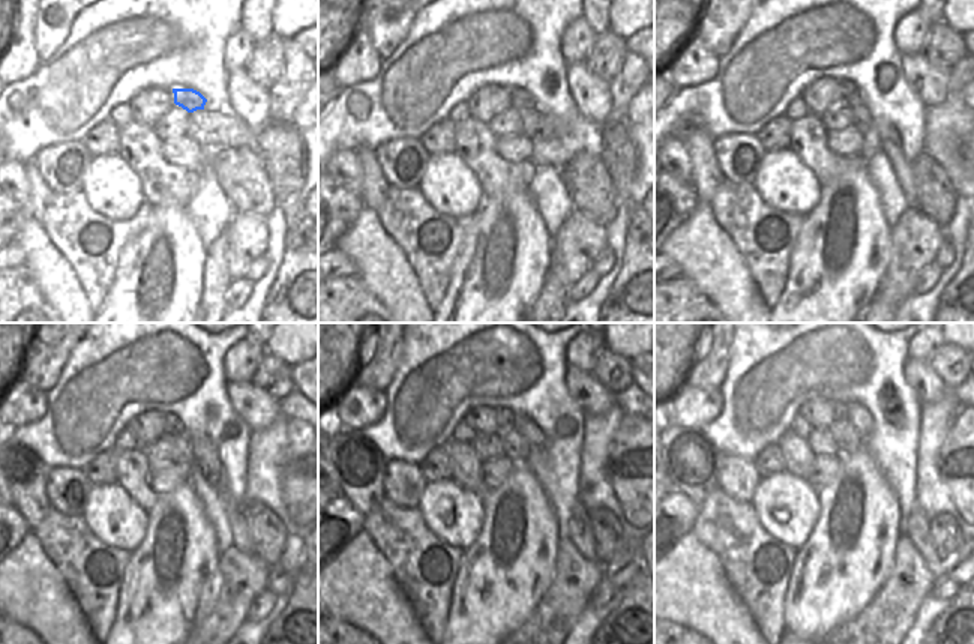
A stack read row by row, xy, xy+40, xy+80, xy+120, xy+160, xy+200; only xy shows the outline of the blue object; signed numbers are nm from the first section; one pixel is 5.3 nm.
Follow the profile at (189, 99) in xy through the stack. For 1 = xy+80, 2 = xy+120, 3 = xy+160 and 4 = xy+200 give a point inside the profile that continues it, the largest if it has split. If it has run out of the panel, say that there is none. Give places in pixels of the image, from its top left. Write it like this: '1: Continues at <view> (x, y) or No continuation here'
1: Continues at xy+80 (854, 98)
2: Continues at xy+120 (173, 425)
3: Continues at xy+160 (505, 418)
4: Continues at xy+200 (838, 409)

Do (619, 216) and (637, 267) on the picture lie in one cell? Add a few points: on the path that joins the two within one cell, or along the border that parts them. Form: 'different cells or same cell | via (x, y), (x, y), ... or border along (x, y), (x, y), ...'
different cells | border along (622, 201), (626, 236), (617, 270)

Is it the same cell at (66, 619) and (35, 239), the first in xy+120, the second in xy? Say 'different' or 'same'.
same

